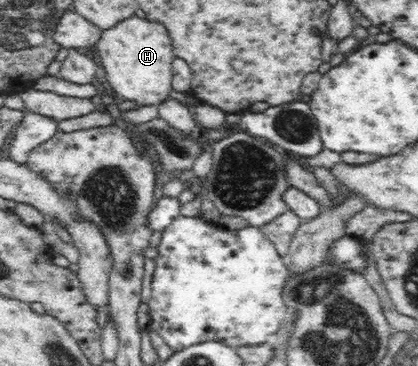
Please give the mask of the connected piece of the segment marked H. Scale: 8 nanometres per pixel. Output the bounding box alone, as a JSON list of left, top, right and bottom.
[94,18,175,106]

